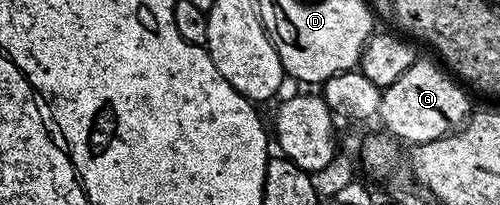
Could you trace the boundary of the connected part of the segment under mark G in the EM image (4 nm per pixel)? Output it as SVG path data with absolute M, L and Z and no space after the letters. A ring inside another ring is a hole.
M418 58L412 63L410 70L406 70L406 74L398 78L398 82L383 89L379 123L388 127L385 128L387 135L405 145L408 143L408 146L415 146L450 136L469 119L469 93L439 63L436 64Z

